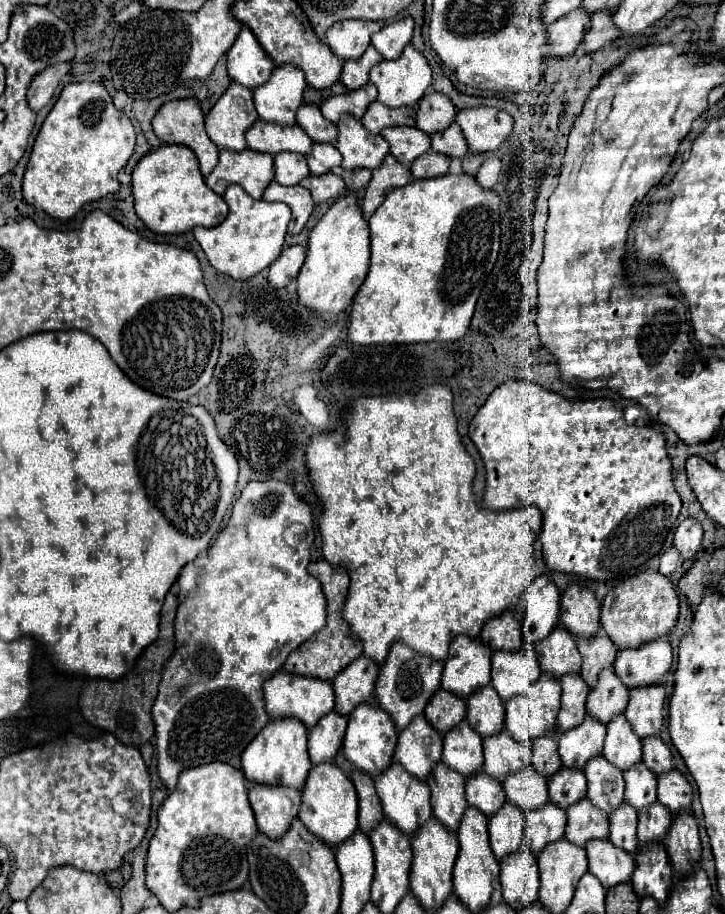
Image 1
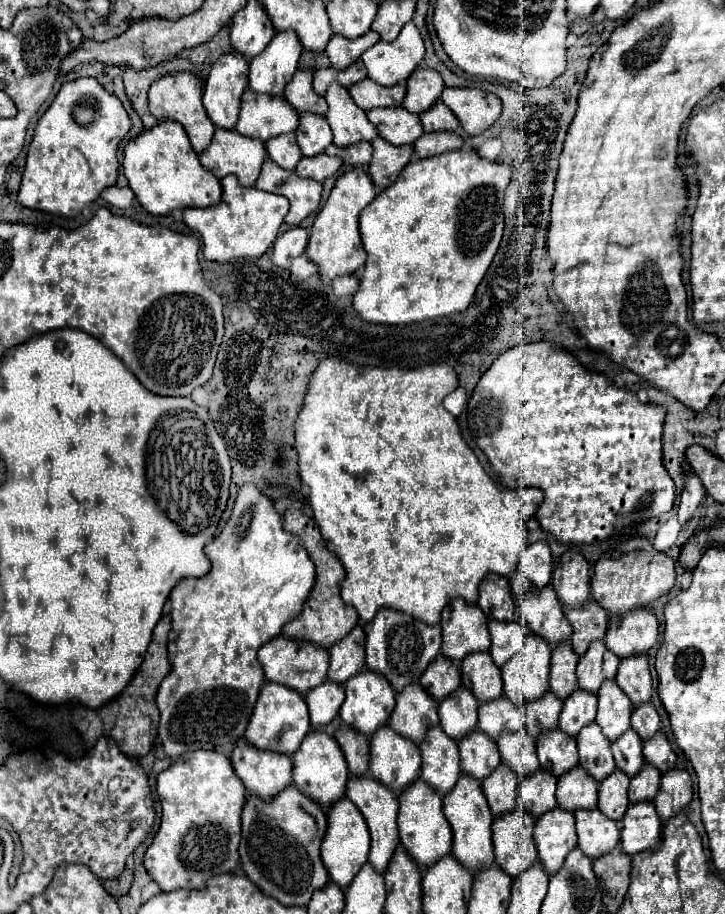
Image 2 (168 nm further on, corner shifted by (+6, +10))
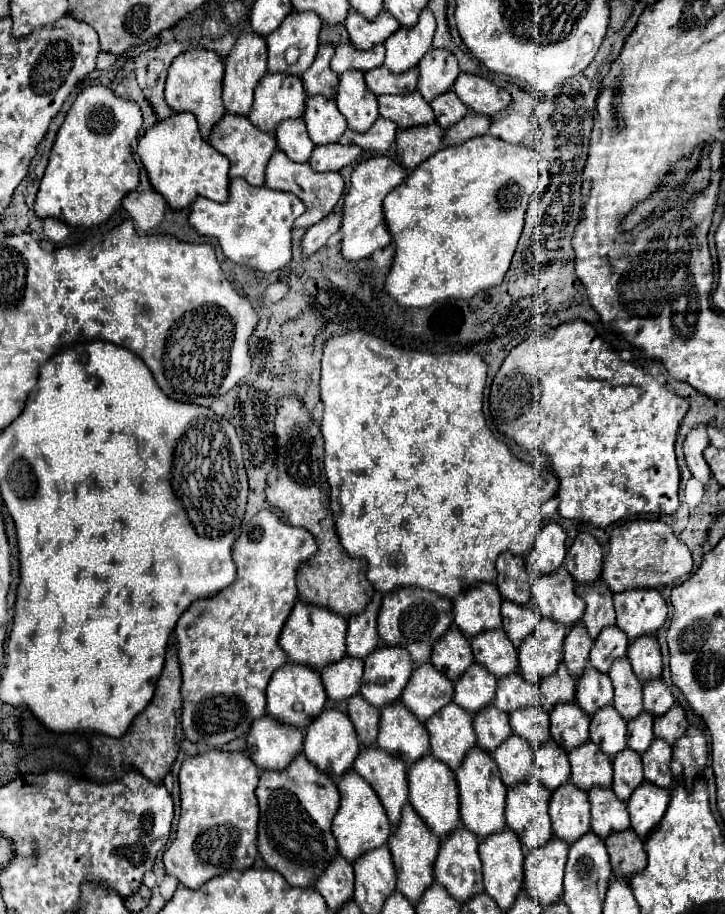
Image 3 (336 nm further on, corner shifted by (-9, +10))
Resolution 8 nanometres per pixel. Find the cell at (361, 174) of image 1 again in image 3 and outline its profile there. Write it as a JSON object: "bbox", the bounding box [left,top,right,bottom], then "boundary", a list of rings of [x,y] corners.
{"bbox":[340,118,398,154],"boundary":[[[378,118],[372,124],[372,130],[364,132],[364,134],[356,134],[354,130],[346,130],[340,138],[340,144],[358,144],[364,150],[372,150],[376,154],[386,154],[390,150],[390,146],[394,144],[396,138],[396,130],[398,126],[392,120],[386,118]]]}

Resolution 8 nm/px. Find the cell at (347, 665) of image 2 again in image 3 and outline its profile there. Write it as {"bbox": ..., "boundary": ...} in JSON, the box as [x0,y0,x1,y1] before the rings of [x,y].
{"bbox":[346,592,382,660],"boundary":[[[376,592],[368,602],[368,606],[360,614],[354,614],[354,618],[348,620],[348,634],[346,634],[348,656],[364,660],[370,652],[378,648],[380,636],[376,632],[376,618],[380,604],[382,604],[382,594]]]}

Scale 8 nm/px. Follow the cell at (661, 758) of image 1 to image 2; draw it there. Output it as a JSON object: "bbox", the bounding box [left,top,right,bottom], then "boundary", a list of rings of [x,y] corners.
{"bbox":[631,704,659,742],"boundary":[[[651,704],[637,706],[631,716],[631,728],[639,734],[643,742],[647,742],[653,738],[653,734],[659,732],[659,714]]]}

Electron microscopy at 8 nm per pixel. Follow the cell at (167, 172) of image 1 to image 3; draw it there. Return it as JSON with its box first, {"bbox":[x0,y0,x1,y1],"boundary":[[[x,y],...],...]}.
{"bbox":[136,112,230,210],"boundary":[[[178,112],[166,120],[158,120],[152,128],[146,130],[146,134],[140,138],[138,142],[138,148],[136,148],[146,172],[148,172],[148,178],[152,182],[152,186],[166,198],[166,202],[174,208],[174,210],[182,210],[186,206],[190,206],[194,202],[194,198],[198,196],[204,196],[204,198],[210,198],[214,202],[226,202],[228,200],[228,184],[230,184],[230,178],[228,178],[228,158],[224,158],[224,154],[220,154],[218,150],[214,150],[198,132],[198,124],[196,124],[196,118],[190,114],[190,112]]]}

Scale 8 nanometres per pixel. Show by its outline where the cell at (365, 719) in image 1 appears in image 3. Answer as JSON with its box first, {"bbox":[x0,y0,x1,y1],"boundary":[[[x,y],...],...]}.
{"bbox":[360,646,412,708],"boundary":[[[380,646],[376,654],[364,658],[364,676],[360,694],[382,708],[396,702],[412,676],[412,662],[408,662],[408,650],[392,650],[392,646]]]}

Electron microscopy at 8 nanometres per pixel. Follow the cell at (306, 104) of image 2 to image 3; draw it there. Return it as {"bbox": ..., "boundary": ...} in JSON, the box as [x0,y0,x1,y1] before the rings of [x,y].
{"bbox":[302,44,338,98],"boundary":[[[320,44],[314,64],[302,74],[304,90],[308,96],[316,96],[316,94],[322,94],[326,98],[336,96],[338,76],[332,74],[332,68],[330,68],[330,60],[334,56],[334,50],[336,50],[334,44]]]}

